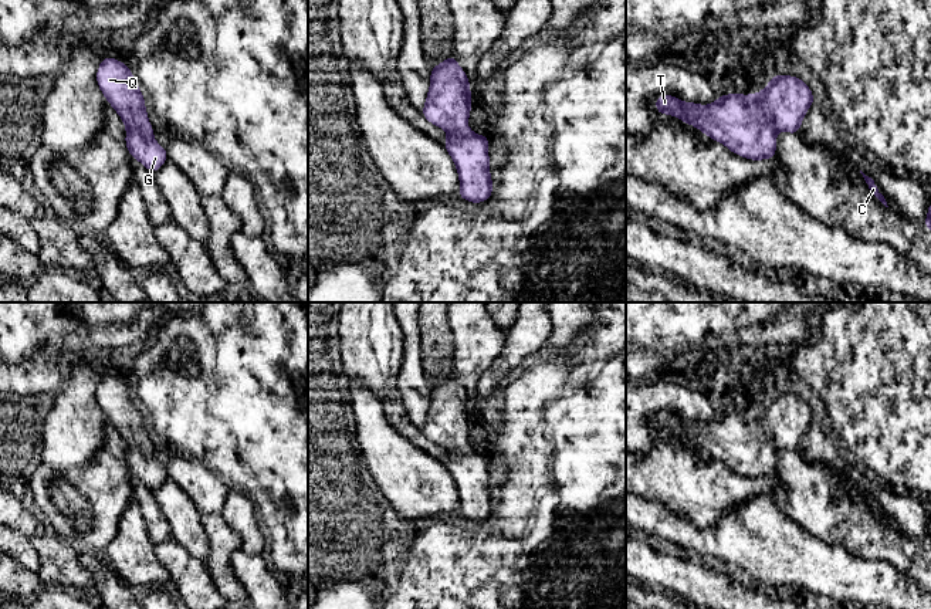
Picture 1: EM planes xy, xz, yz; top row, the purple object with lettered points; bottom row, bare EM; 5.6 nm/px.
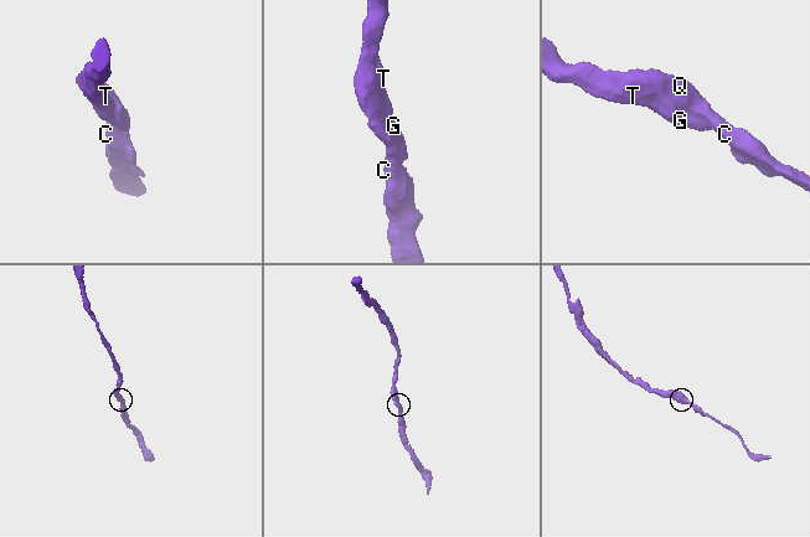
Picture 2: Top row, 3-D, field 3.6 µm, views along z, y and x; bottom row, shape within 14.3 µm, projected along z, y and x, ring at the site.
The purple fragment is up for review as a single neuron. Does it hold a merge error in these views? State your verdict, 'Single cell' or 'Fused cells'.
Single cell

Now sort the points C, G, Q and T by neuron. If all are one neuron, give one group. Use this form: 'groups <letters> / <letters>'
groups C G Q T

